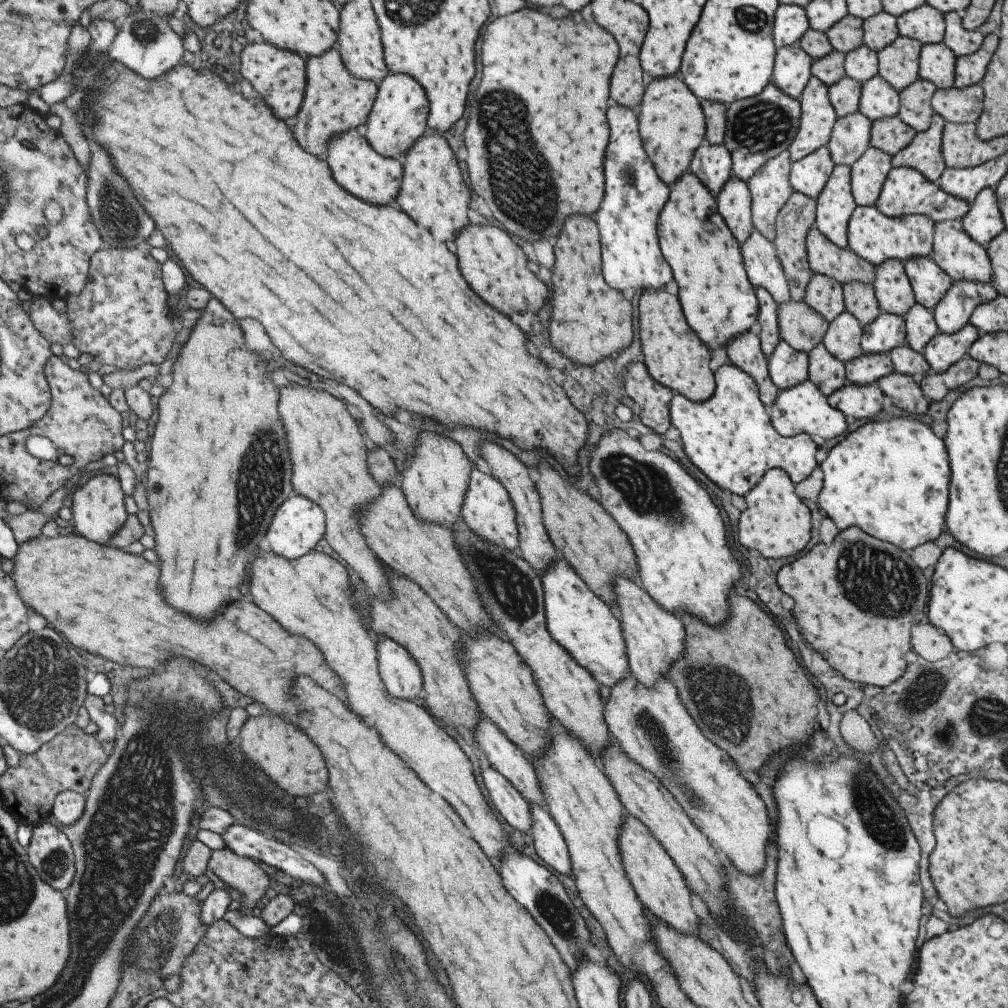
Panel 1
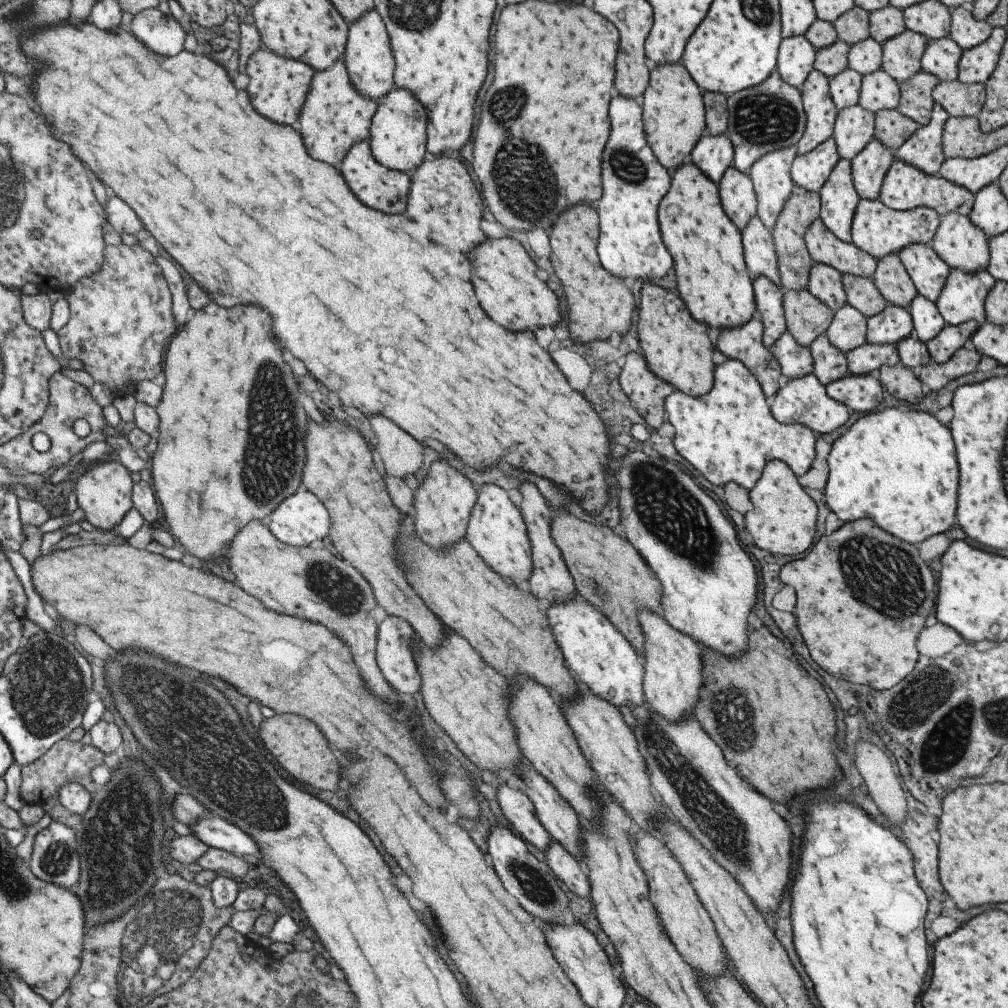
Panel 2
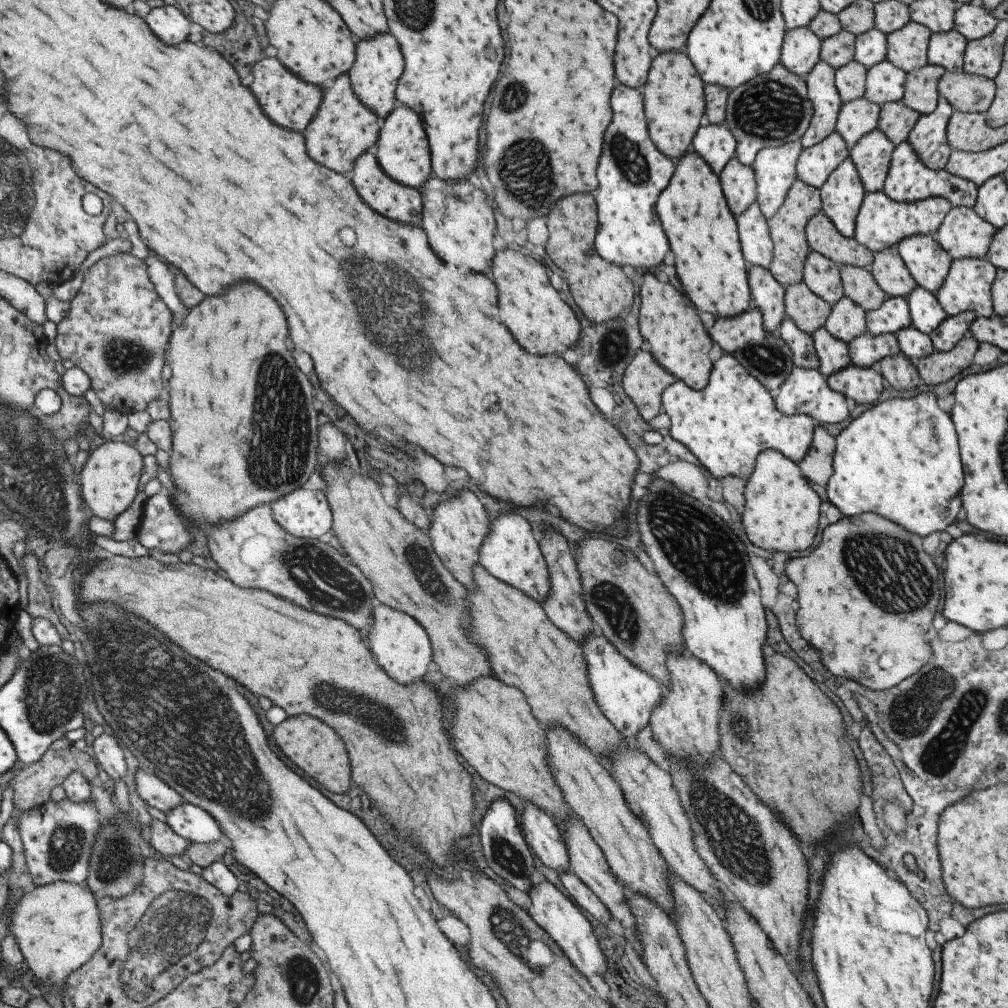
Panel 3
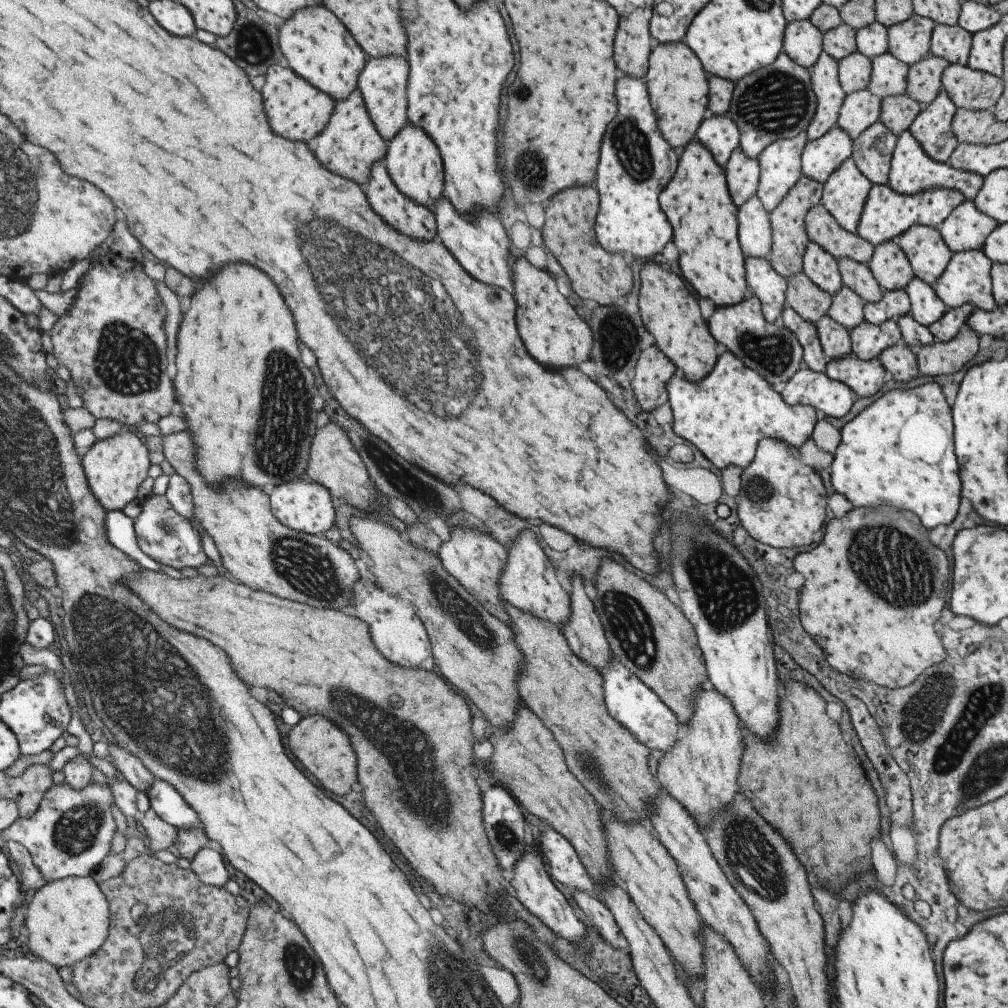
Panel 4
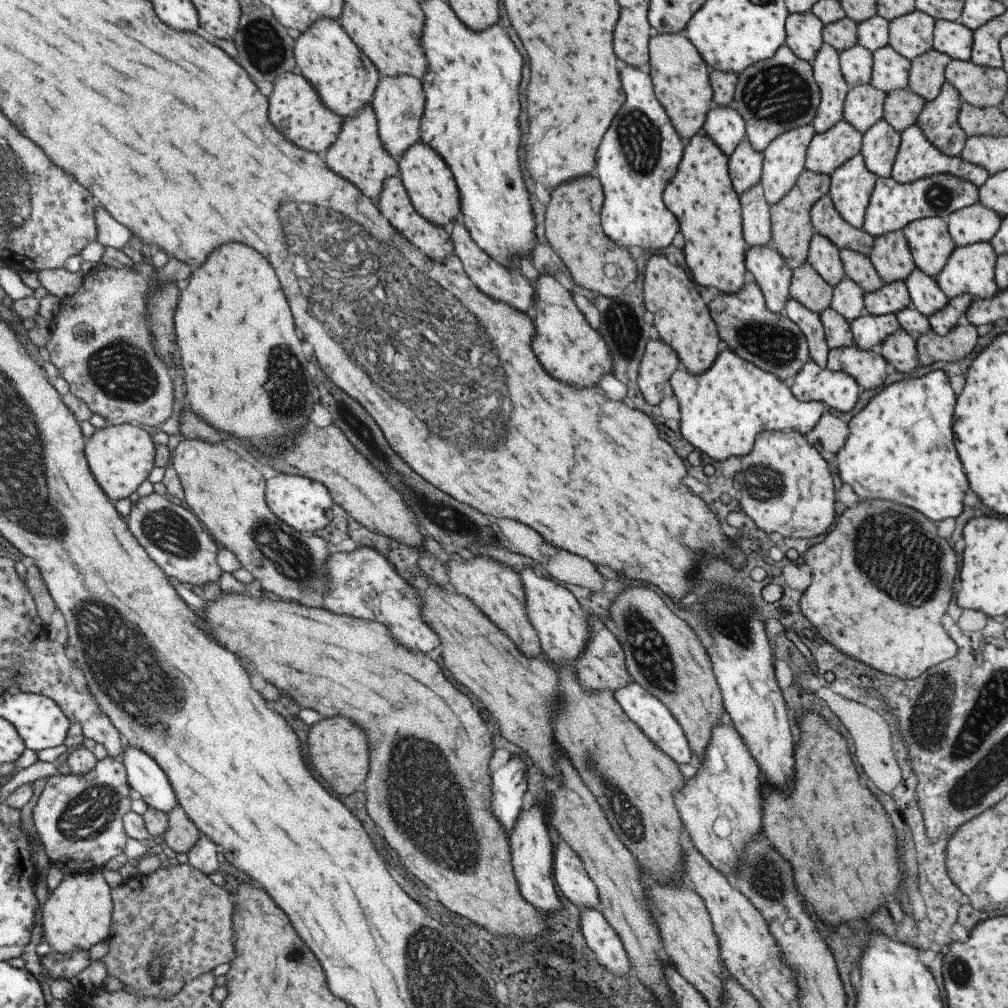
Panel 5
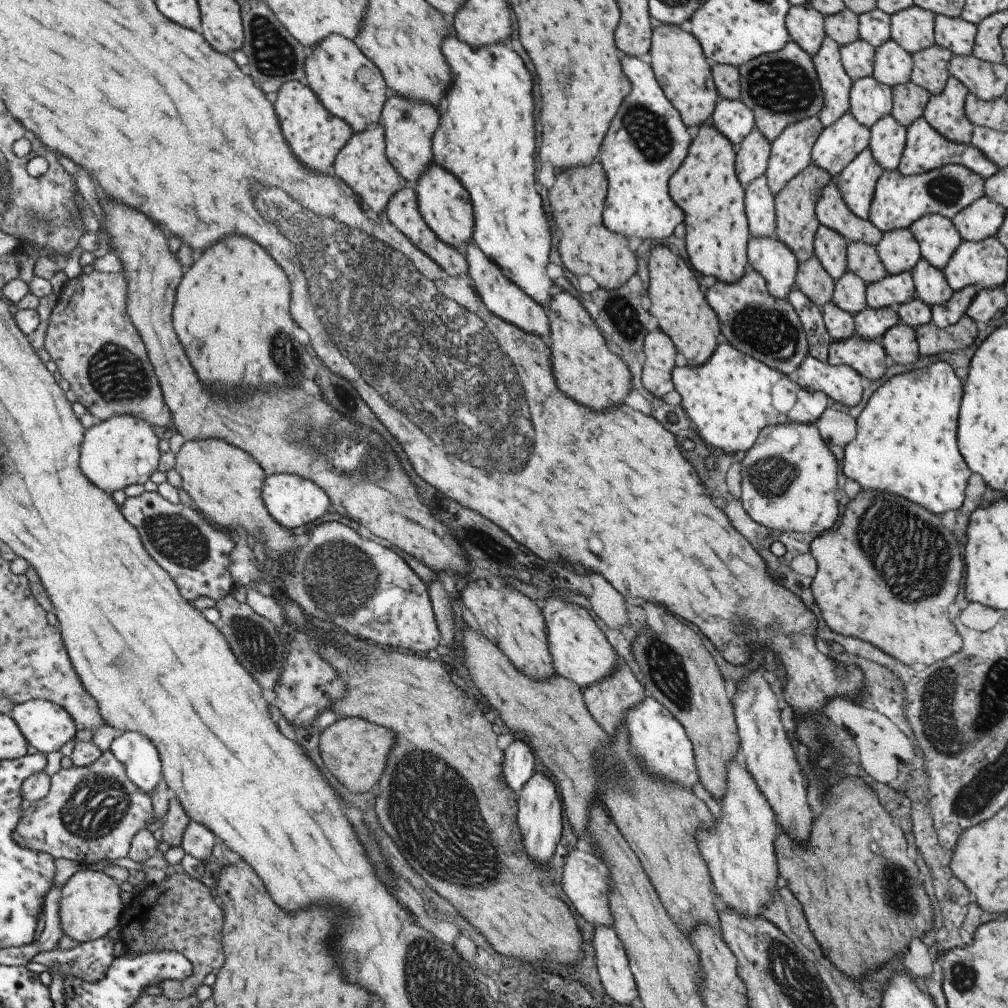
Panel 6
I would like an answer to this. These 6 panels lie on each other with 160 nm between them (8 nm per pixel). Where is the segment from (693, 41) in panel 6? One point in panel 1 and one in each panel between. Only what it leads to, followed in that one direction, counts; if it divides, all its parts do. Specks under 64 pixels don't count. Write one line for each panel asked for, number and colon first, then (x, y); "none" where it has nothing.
1: (670, 122)
2: (672, 116)
3: (673, 96)
4: (677, 90)
5: (679, 76)

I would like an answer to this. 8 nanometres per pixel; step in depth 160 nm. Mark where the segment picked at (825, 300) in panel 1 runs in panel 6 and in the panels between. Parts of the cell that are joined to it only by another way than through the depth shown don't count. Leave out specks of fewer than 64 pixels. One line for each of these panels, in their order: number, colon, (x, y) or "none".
2: (824, 283)
3: (821, 275)
4: (819, 266)
5: (822, 255)
6: (829, 247)

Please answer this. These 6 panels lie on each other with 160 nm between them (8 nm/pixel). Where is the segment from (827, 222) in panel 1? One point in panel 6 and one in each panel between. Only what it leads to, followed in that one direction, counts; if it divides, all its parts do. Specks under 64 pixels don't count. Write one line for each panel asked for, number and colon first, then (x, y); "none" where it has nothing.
2: (838, 200)
3: (841, 194)
4: (844, 192)
5: (851, 184)
6: (856, 182)

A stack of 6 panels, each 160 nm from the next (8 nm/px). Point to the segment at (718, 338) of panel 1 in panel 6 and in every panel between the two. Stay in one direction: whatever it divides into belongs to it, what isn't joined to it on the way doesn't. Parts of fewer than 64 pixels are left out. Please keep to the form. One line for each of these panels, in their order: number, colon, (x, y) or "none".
2: (711, 276)
3: (692, 209)
4: (696, 202)
5: (700, 195)
6: (705, 186)

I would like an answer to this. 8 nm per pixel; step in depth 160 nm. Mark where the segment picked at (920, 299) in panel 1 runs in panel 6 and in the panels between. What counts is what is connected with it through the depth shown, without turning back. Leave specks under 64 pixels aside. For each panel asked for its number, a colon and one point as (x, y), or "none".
2: (928, 274)
3: (927, 263)
4: (927, 255)
5: (928, 239)
6: (936, 236)

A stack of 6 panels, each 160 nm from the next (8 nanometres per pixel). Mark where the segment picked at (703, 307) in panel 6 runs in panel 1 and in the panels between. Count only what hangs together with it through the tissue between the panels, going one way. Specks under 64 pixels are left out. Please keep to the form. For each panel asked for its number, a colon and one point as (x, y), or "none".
1: (673, 356)
2: (676, 349)
3: (671, 329)
4: (669, 313)
5: (683, 322)

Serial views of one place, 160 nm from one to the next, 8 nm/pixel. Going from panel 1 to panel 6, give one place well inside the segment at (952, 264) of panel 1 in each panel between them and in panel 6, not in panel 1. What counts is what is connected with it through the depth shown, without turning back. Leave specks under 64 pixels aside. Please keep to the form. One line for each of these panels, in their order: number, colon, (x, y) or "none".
2: (956, 241)
3: (962, 233)
4: (965, 228)
5: (976, 223)
6: (980, 219)

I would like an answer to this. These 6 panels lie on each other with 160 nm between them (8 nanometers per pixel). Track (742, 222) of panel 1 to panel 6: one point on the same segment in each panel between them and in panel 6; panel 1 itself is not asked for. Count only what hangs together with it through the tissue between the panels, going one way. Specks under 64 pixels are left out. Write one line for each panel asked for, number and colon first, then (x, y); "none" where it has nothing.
2: (736, 196)
3: (737, 182)
4: (741, 174)
5: (745, 163)
6: (751, 157)

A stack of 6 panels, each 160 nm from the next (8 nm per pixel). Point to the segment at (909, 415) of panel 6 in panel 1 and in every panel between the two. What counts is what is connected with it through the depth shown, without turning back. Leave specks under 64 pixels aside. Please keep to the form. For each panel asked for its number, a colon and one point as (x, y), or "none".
1: (890, 478)
2: (898, 469)
3: (899, 459)
4: (897, 452)
5: (899, 445)

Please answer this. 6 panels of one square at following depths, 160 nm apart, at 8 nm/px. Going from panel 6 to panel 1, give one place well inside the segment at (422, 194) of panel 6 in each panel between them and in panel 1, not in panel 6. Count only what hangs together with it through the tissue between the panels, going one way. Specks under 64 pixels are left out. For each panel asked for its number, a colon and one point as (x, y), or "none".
1: (398, 115)
2: (397, 133)
3: (402, 151)
4: (413, 164)
5: (430, 186)

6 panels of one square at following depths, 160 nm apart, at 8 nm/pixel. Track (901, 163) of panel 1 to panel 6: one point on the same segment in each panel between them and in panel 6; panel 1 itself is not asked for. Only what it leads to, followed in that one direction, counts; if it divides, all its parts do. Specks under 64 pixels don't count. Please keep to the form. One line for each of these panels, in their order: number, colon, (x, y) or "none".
2: (922, 150)
3: (927, 137)
4: (931, 129)
5: (937, 119)
6: (944, 112)

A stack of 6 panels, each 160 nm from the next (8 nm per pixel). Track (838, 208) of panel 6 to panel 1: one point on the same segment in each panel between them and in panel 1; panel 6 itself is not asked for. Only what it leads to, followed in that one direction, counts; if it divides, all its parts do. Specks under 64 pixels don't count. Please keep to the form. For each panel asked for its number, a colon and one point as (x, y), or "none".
1: (841, 265)
2: (823, 248)
3: (821, 236)
4: (820, 227)
5: (825, 220)

